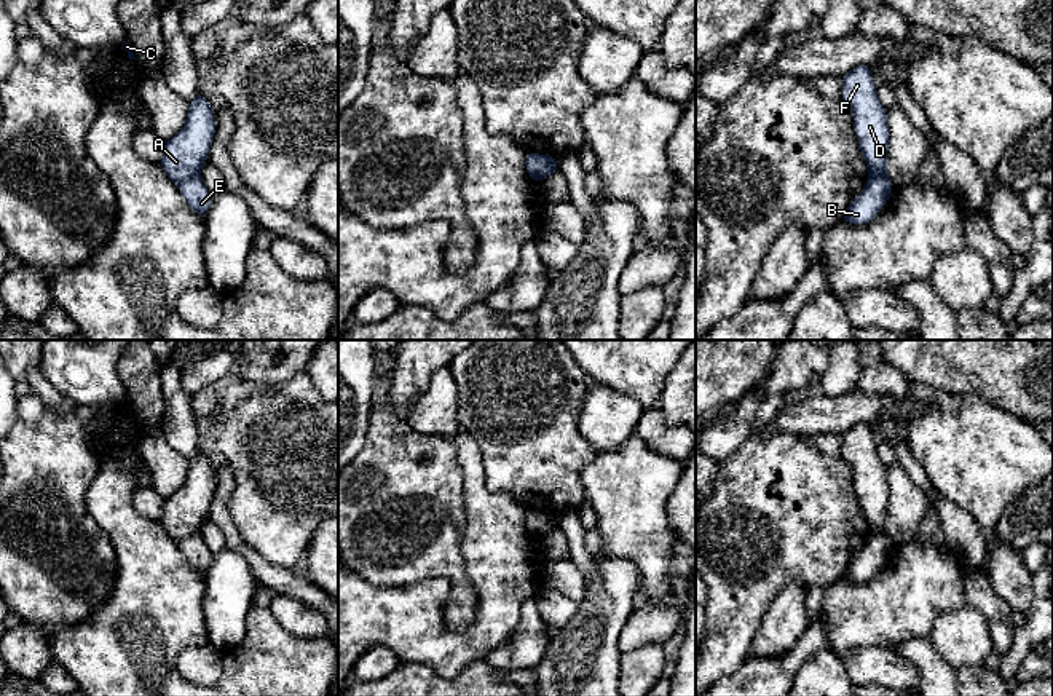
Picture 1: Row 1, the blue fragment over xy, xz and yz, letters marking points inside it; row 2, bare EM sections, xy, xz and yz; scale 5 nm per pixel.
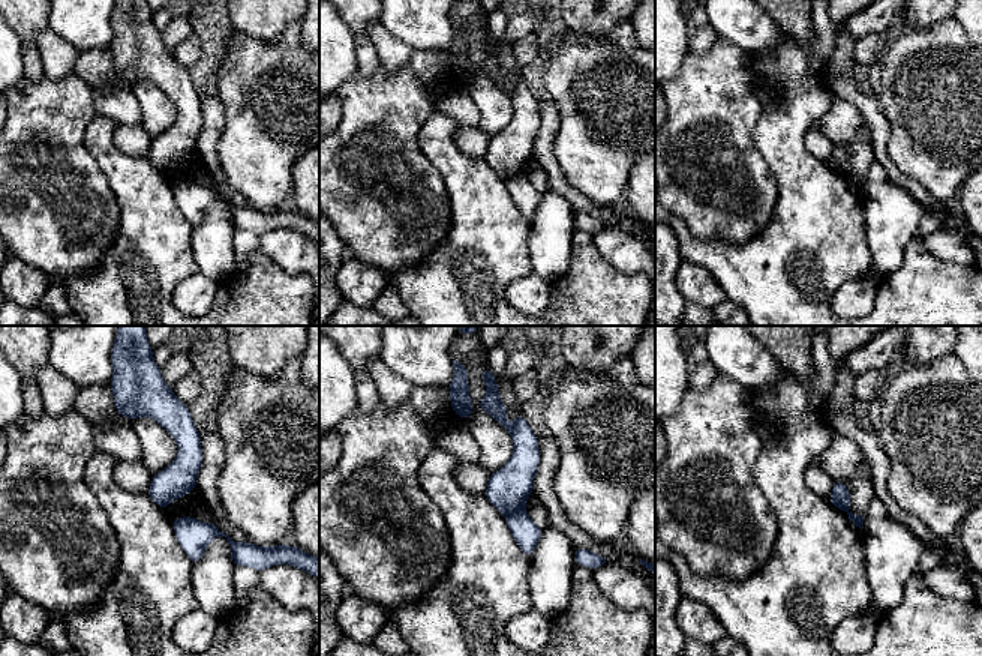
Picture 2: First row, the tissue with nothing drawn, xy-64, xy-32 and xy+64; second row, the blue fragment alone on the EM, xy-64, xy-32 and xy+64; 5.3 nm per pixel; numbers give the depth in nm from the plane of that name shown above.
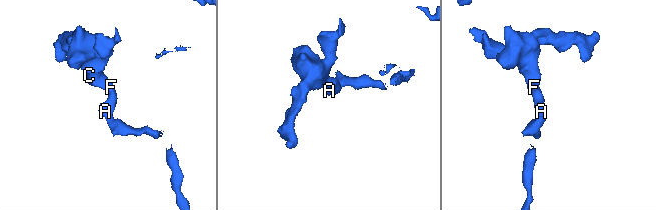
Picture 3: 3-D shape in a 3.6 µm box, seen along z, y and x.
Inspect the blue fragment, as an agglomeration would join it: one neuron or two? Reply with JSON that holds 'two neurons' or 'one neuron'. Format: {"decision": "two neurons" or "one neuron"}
{"decision": "two neurons"}

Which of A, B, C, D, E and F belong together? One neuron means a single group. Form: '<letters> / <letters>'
A C D F / B E

